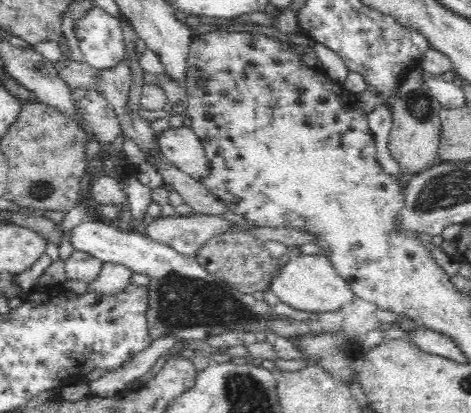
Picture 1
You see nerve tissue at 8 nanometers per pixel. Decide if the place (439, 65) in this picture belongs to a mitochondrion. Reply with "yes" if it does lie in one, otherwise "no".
no

